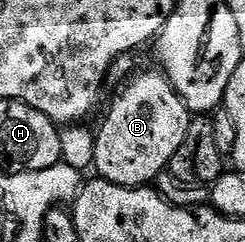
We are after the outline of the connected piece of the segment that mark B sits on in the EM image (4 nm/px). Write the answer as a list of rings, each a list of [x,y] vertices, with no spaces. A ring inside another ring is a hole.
[[[159,69],[144,70],[141,74],[133,73],[121,86],[124,87],[121,88],[120,95],[113,100],[100,130],[95,131],[94,170],[99,177],[114,183],[115,186],[147,186],[155,183],[156,177],[171,167],[174,152],[178,152],[179,146],[182,145],[186,128],[190,128],[194,114],[178,96],[168,77]]]

